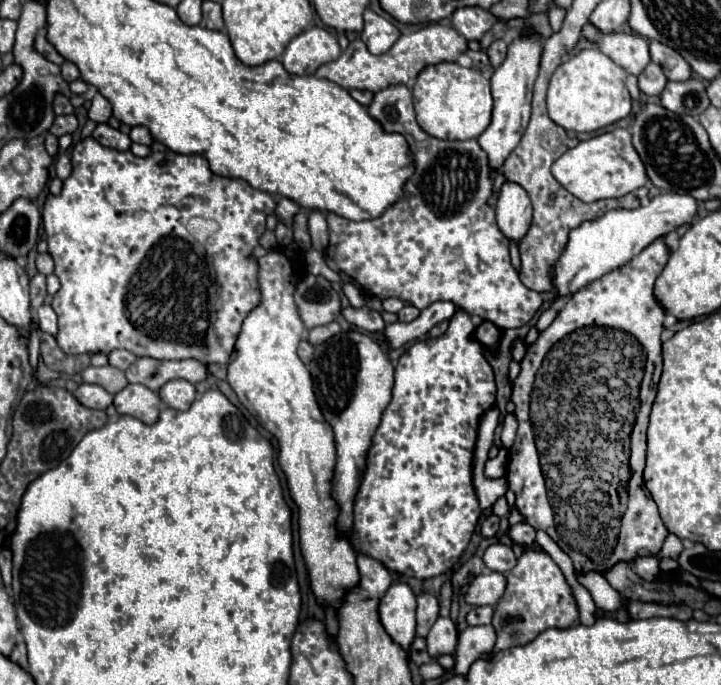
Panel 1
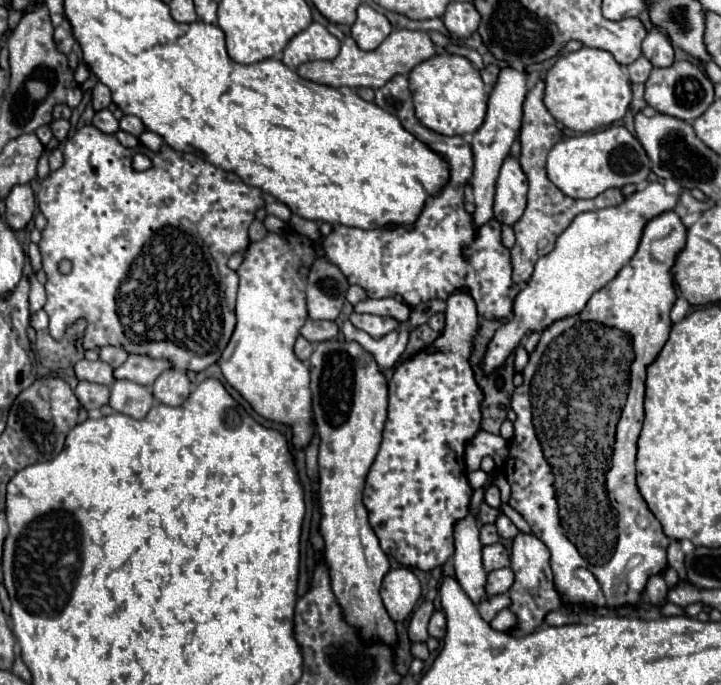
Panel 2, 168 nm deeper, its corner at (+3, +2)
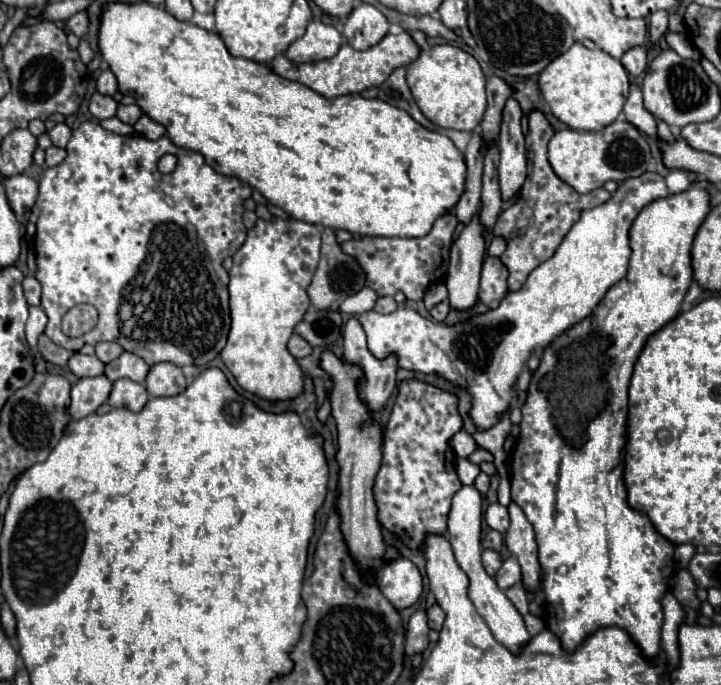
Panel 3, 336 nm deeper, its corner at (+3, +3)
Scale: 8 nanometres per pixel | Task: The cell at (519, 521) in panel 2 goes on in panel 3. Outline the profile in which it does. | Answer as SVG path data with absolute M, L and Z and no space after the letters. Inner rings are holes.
M504 411L504 415L500 417L500 421L496 425L472 435L480 447L488 449L494 455L494 465L496 465L498 477L500 477L498 503L504 507L510 505L510 465L506 463L506 455L504 455L502 445L510 435L511 427L510 411Z

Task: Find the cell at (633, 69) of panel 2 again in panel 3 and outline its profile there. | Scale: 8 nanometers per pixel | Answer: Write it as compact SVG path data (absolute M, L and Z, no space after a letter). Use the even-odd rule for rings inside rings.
M634 47L634 49L626 51L620 61L622 61L624 69L634 77L638 77L640 73L644 73L648 69L648 53L644 47Z

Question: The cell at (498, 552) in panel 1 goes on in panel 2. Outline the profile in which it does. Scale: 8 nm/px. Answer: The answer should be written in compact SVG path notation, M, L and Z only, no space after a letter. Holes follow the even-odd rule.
M498 542L498 544L492 544L492 546L484 546L482 558L484 558L484 568L486 568L488 572L510 566L508 552L506 552L506 548L504 548L500 542Z

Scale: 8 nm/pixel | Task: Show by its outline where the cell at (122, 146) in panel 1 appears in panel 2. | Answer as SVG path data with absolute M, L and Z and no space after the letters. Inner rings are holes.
M106 108L106 110L96 112L96 114L94 114L92 124L94 124L98 130L106 132L106 134L114 134L114 132L118 130L118 120L114 118L114 114L112 114L108 108Z

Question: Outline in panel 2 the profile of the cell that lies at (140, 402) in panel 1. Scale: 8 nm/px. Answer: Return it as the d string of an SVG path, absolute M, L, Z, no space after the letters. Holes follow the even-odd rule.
M116 380L110 388L110 406L132 418L144 418L154 406L154 398L148 386L130 380Z

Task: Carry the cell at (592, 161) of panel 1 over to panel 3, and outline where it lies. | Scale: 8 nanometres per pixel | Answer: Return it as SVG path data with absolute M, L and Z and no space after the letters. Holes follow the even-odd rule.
M614 121L602 131L584 133L584 131L572 131L564 129L558 131L548 145L548 161L554 169L554 173L568 183L576 193L590 193L598 187L602 187L606 181L622 183L632 177L640 177L648 171L648 165L652 161L650 145L642 137L642 133L630 125L628 121Z

